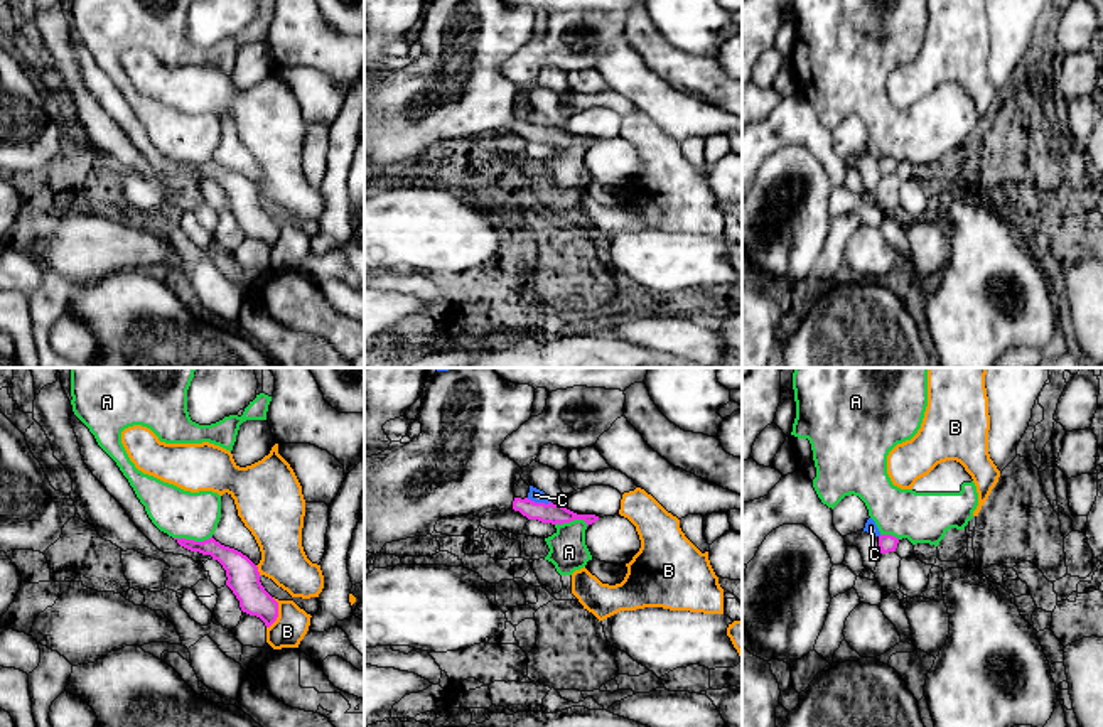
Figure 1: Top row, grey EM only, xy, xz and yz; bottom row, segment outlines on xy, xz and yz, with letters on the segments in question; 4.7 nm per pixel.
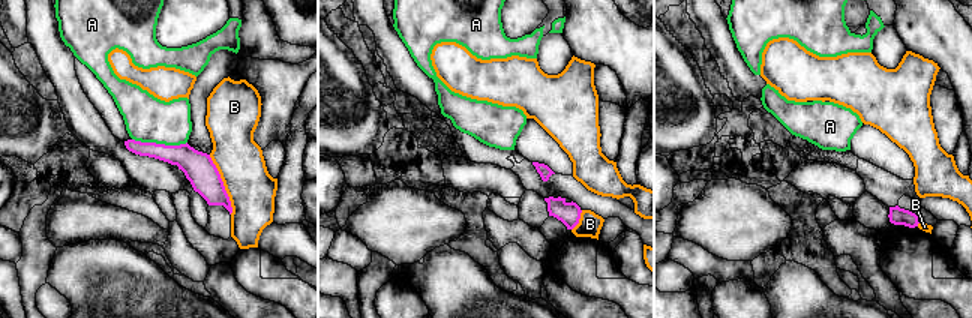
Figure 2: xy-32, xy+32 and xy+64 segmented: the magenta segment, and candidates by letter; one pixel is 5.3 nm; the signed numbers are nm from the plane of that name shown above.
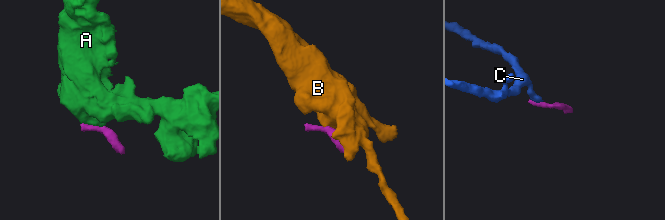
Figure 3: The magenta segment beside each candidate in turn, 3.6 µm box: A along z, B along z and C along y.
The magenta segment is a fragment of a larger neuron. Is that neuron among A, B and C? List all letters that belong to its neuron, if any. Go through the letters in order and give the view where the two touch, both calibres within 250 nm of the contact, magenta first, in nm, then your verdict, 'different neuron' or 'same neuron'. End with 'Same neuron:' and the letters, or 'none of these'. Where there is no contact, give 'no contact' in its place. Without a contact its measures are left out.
A: xy | 120/220 nm | different neuron
B: xy | 160/160 nm | different neuron
C: xz | 100/70 nm | different neuron
Same neuron: none of these

